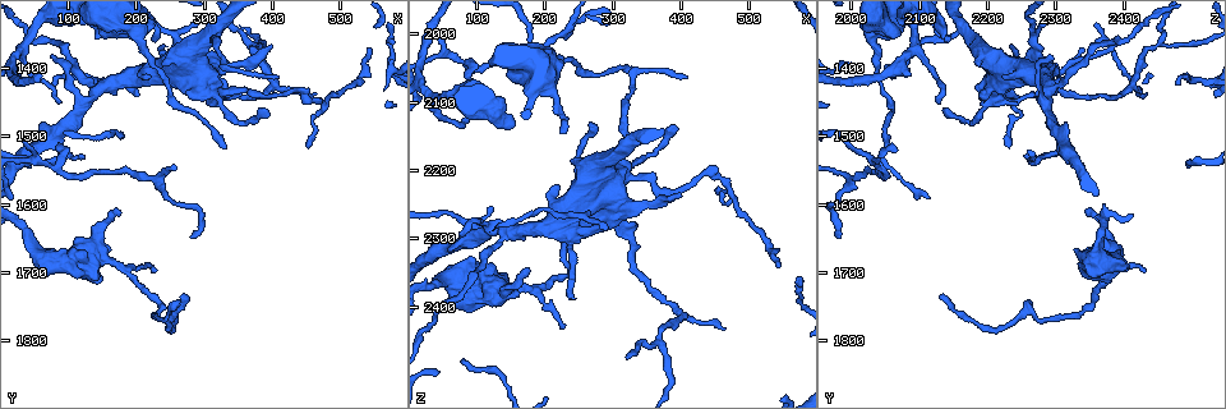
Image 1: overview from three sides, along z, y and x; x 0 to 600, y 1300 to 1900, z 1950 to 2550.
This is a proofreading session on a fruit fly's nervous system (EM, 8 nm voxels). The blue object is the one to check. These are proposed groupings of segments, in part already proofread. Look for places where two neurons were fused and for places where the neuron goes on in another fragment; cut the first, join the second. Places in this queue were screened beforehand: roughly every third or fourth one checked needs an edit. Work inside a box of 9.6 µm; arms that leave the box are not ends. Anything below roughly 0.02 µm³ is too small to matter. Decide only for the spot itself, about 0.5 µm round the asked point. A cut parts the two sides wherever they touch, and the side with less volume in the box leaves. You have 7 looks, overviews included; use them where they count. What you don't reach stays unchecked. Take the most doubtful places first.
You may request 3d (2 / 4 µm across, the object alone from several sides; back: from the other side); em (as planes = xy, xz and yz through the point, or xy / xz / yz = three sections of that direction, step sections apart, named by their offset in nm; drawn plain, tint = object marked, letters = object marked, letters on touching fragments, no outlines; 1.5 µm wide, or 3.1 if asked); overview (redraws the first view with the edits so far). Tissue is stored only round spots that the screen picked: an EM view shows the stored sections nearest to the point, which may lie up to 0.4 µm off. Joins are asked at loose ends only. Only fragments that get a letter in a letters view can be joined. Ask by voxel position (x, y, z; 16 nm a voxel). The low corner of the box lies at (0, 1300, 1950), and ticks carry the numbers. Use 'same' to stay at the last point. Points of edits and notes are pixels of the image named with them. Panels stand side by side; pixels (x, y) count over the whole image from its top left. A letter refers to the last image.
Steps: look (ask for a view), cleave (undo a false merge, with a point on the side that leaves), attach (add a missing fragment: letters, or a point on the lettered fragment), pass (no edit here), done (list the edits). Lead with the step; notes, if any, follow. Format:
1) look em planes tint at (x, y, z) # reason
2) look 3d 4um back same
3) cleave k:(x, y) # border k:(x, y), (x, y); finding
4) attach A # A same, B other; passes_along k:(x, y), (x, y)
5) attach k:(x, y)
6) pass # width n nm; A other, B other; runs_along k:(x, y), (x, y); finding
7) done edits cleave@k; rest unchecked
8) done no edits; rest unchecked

look em planes letters at (180, 1615, 2340) # an open end

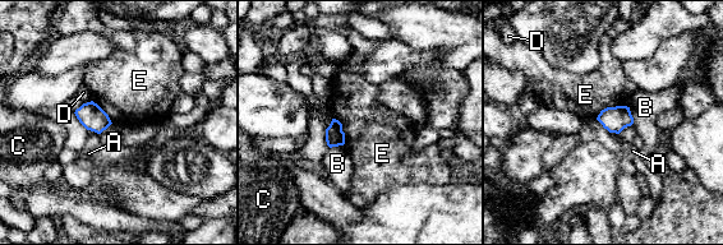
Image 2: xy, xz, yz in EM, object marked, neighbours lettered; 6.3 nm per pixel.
pass # width 140 nm; A other, B other, C other, D other, E other; border 2:(618, 105), (604, 107), (595, 118); no lettered fragment goes on from it

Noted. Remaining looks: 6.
look em planes plain at (545, 1370, 2340) # tapers out

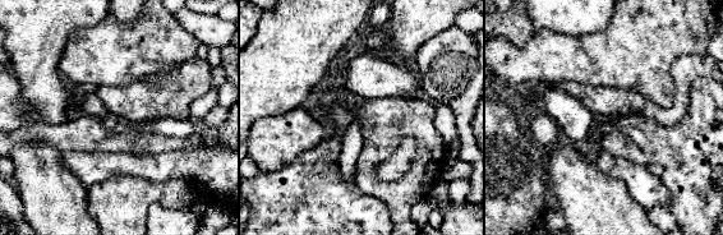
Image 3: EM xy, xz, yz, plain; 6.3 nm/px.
look em planes letters same

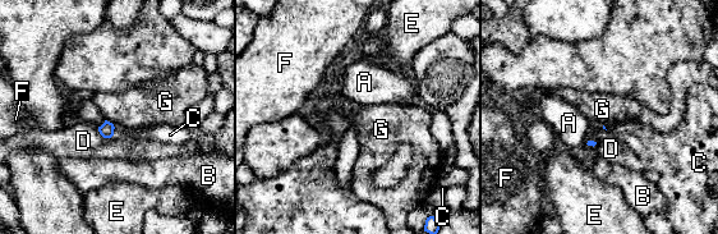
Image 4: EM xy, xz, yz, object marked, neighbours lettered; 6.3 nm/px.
pass # A other, B other, C other, D other, E other, F other, G other; border 4:(105, 119), (114, 124); no lettered fragment goes on from it

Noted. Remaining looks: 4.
look 3d 4um at (240, 1750, 2350) # abrupt turn

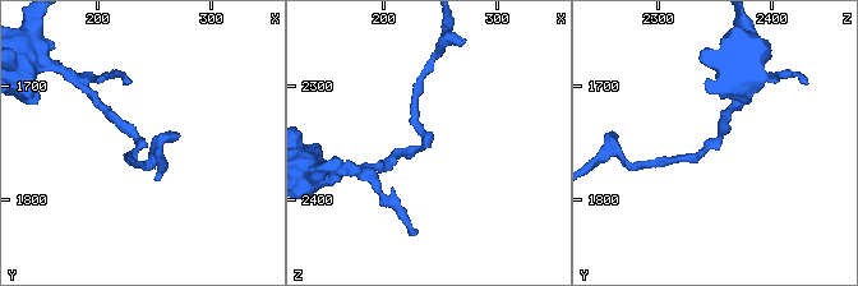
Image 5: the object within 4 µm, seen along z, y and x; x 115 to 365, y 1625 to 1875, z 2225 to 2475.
look em planes letters at (238, 1748, 2348) # need the tissue

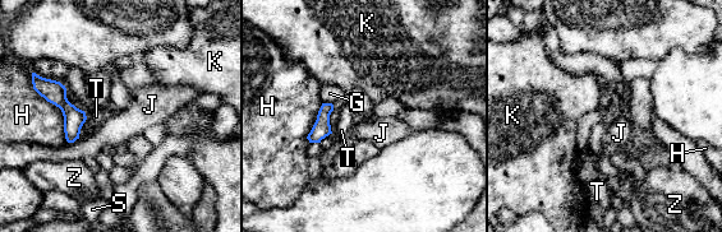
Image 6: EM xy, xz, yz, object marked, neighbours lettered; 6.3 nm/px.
pass # G other, H other, J other, K other, S other, T other, Z other; all the same neuron

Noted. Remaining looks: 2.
done no edits; rest unchecked

